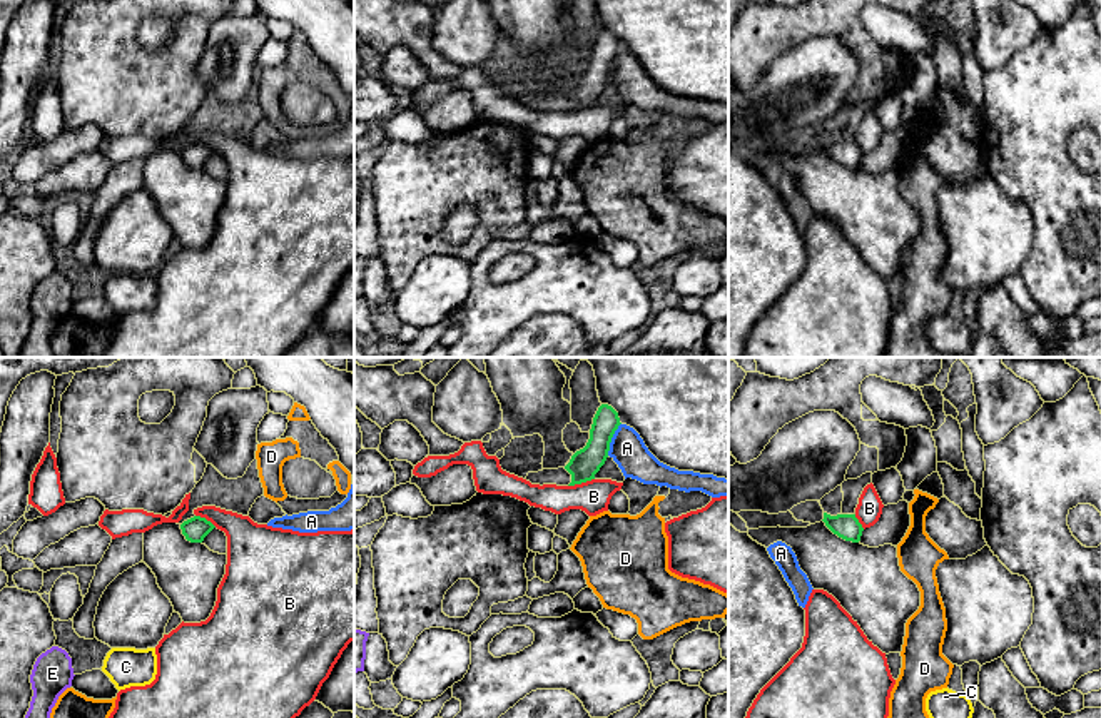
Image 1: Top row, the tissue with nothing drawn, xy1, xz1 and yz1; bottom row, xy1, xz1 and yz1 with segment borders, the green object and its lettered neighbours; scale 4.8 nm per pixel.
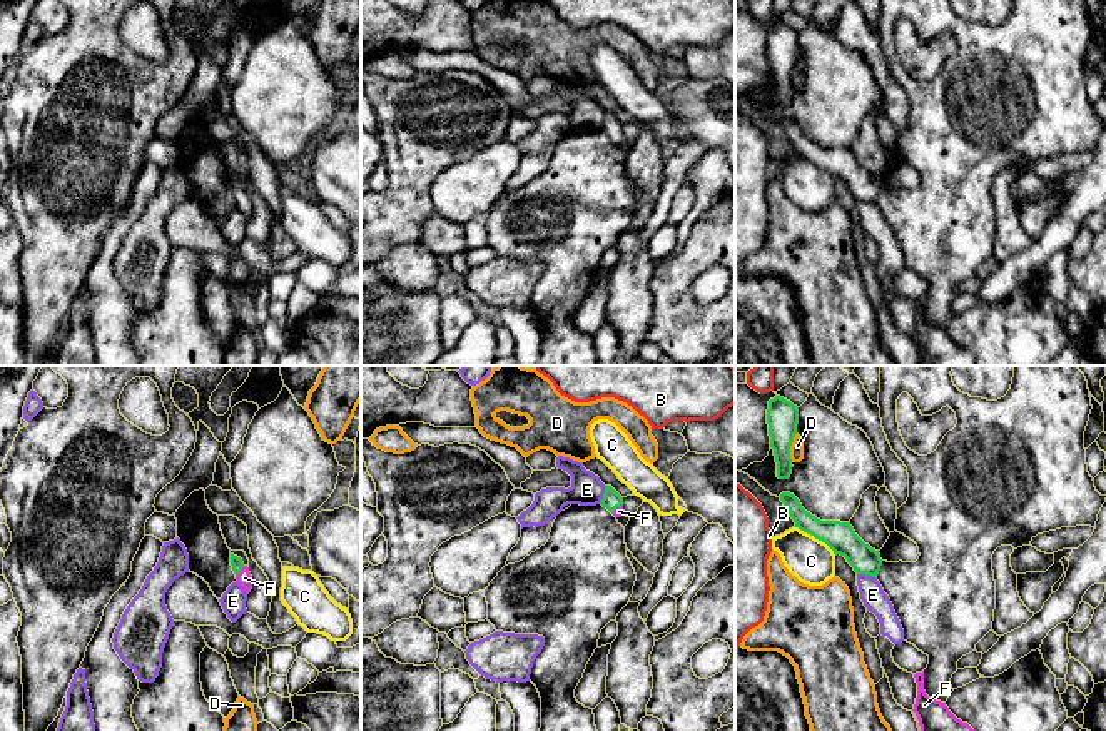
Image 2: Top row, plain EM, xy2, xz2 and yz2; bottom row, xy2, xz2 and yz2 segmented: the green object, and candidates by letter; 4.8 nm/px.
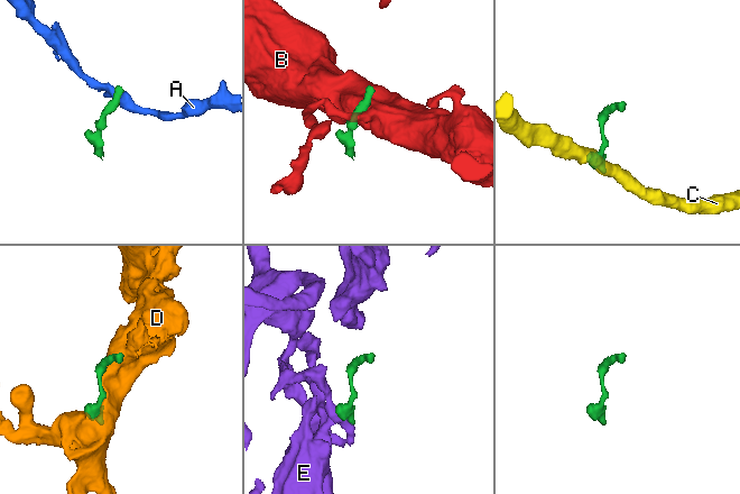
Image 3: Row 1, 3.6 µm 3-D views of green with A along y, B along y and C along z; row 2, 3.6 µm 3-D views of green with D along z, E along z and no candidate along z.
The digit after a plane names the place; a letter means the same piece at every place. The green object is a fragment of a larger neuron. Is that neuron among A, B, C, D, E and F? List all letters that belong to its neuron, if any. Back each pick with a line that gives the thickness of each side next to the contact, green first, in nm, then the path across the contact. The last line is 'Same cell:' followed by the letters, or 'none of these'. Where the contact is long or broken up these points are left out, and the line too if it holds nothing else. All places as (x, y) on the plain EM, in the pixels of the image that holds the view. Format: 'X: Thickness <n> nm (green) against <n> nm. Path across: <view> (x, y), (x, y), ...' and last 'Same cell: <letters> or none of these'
F: Thickness 60 nm (green) against 70 nm. Path across: xy2 (236, 189), (241, 196), (244, 204)
Same cell: F

